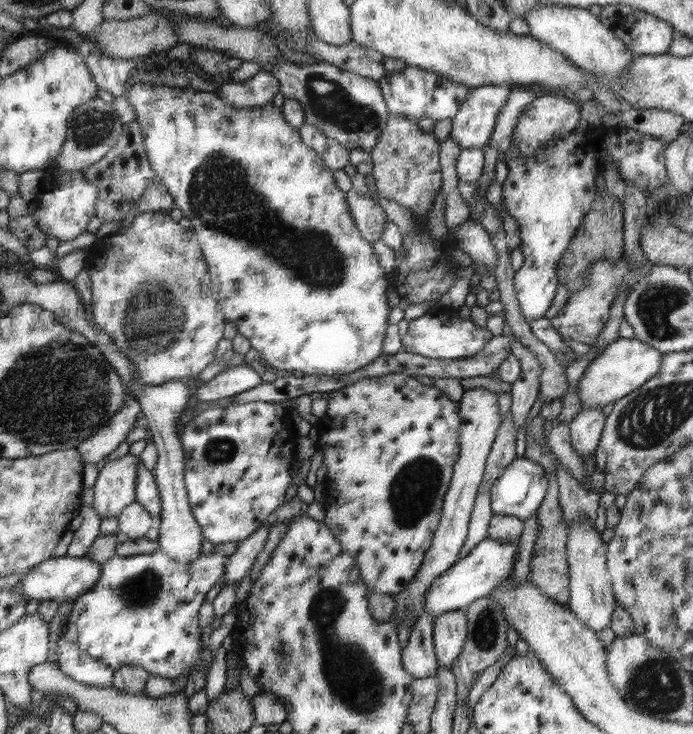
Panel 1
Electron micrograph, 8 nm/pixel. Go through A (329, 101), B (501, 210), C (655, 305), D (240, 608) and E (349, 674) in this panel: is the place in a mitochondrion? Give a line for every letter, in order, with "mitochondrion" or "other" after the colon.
A: mitochondrion
B: other
C: mitochondrion
D: other
E: mitochondrion

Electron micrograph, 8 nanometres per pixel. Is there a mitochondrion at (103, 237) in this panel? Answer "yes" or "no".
no

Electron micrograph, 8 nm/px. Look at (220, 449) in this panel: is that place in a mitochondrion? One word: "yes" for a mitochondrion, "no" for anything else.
yes

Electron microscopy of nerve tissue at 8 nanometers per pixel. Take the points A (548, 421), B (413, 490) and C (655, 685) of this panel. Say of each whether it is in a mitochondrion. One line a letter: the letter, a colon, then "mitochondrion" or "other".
A: other
B: mitochondrion
C: mitochondrion

